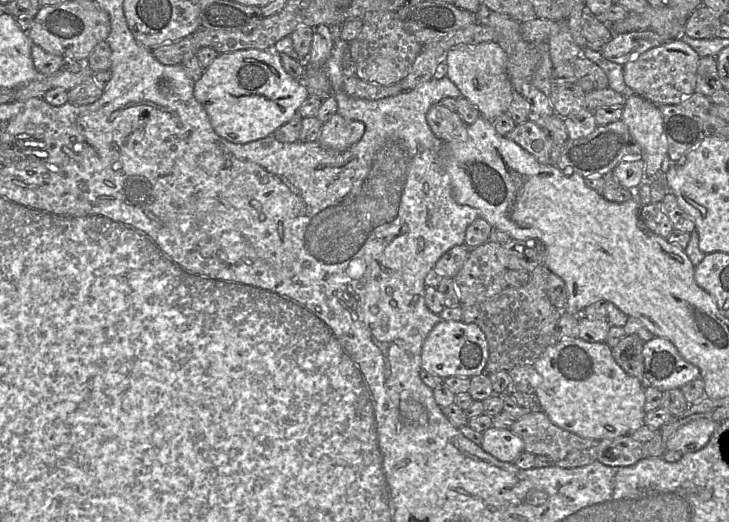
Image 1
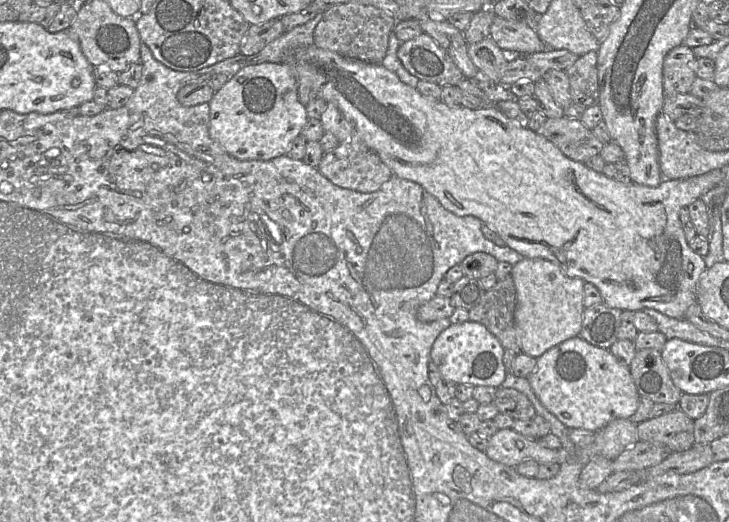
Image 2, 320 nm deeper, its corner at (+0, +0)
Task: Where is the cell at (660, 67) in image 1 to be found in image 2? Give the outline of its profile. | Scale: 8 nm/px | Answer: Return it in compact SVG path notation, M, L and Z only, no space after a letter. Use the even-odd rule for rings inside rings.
M681 44L673 48L664 58L663 91L664 97L675 94L688 94L696 76L696 56L693 50Z

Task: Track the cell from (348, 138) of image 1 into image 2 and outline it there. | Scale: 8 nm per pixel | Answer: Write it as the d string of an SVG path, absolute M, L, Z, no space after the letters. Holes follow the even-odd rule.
M356 131L334 149L325 152L317 168L332 184L362 193L378 190L393 175L391 169L367 146Z

